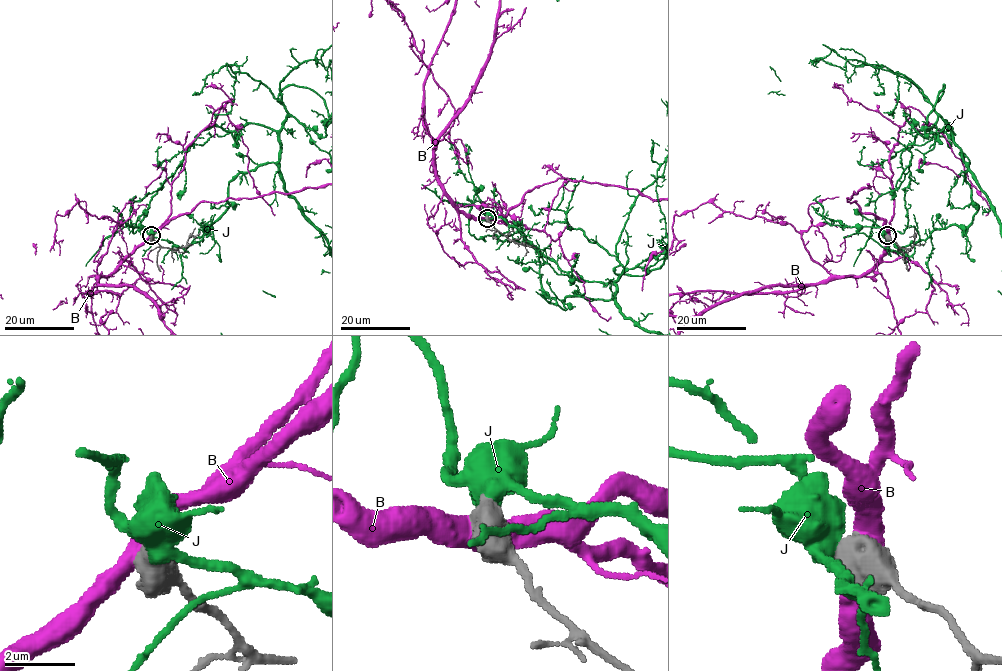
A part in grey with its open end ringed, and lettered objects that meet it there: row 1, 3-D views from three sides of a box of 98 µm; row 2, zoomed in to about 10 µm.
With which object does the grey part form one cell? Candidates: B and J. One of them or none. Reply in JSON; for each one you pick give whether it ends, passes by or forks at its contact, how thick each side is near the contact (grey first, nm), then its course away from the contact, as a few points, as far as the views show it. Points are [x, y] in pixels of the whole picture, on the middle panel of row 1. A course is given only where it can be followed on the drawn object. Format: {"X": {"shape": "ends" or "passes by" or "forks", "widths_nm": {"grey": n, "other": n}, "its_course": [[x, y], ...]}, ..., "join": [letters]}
{"join": []}

